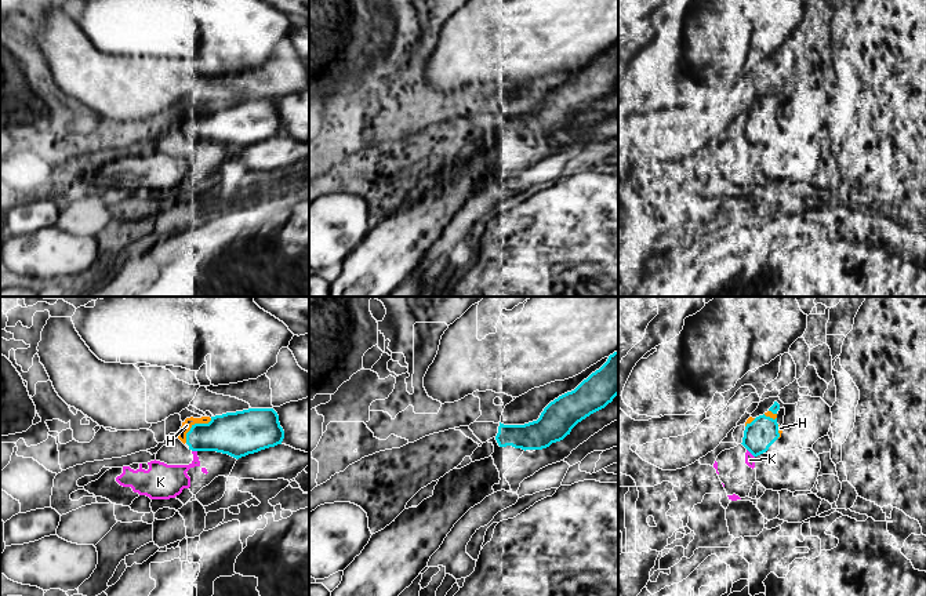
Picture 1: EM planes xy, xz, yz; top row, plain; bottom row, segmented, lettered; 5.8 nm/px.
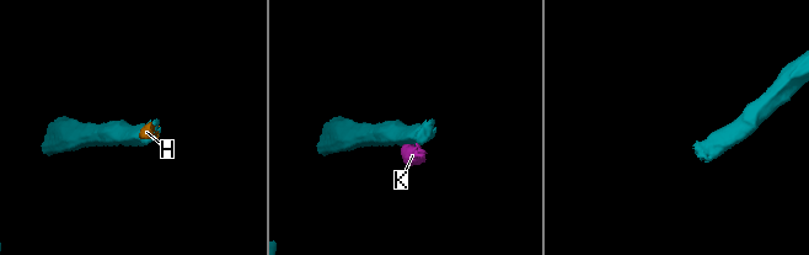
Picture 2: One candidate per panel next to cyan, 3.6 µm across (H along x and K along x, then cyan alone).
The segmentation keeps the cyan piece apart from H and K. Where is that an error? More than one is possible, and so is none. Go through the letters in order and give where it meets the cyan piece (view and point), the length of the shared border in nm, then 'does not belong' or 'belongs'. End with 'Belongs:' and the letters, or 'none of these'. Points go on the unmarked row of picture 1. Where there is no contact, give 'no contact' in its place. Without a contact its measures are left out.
H: xy (193, 116) | 220 nm | belongs
K: yz (750, 142) | 70 nm | does not belong
Belongs: H

